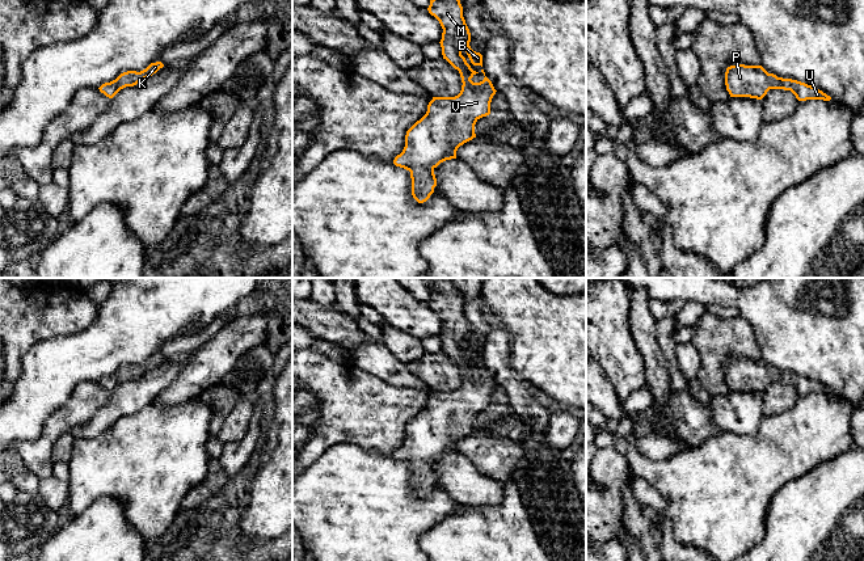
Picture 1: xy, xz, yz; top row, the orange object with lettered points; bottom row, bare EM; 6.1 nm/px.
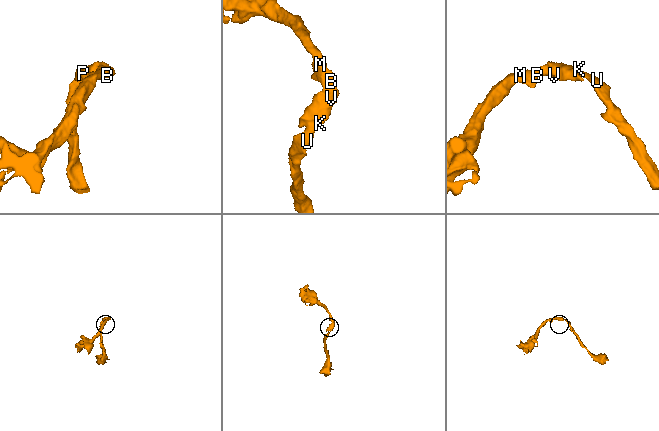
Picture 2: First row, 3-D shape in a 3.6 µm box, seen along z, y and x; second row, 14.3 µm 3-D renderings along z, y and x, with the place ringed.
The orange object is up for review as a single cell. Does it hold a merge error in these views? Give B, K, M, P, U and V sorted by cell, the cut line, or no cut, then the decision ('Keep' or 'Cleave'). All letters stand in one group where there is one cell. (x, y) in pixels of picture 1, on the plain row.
Groups: B K M P U V. No split. Keep

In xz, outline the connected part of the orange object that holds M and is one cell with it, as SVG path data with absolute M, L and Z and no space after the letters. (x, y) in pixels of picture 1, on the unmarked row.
M451 278L435 280L434 292L430 294L427 304L439 315L443 322L439 336L443 353L459 364L463 379L460 387L455 391L433 391L427 398L426 408L406 425L405 440L393 454L396 460L410 465L412 489L418 497L426 495L434 486L437 480L434 463L446 454L456 452L458 442L476 431L475 418L480 412L490 408L490 396L497 385L486 370L480 376L471 374L479 366L471 362L461 346L467 346L473 359L481 360L482 349L473 345L469 339L471 326L463 311L460 294Z

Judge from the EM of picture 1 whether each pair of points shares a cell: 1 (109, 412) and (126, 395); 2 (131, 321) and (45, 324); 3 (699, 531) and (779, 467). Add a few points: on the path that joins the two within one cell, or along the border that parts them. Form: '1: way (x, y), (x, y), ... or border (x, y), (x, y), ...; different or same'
1: way (113, 408), (122, 399); same
2: border (98, 307), (97, 316), (87, 327), (62, 334); different
3: way (719, 511), (759, 475); same

